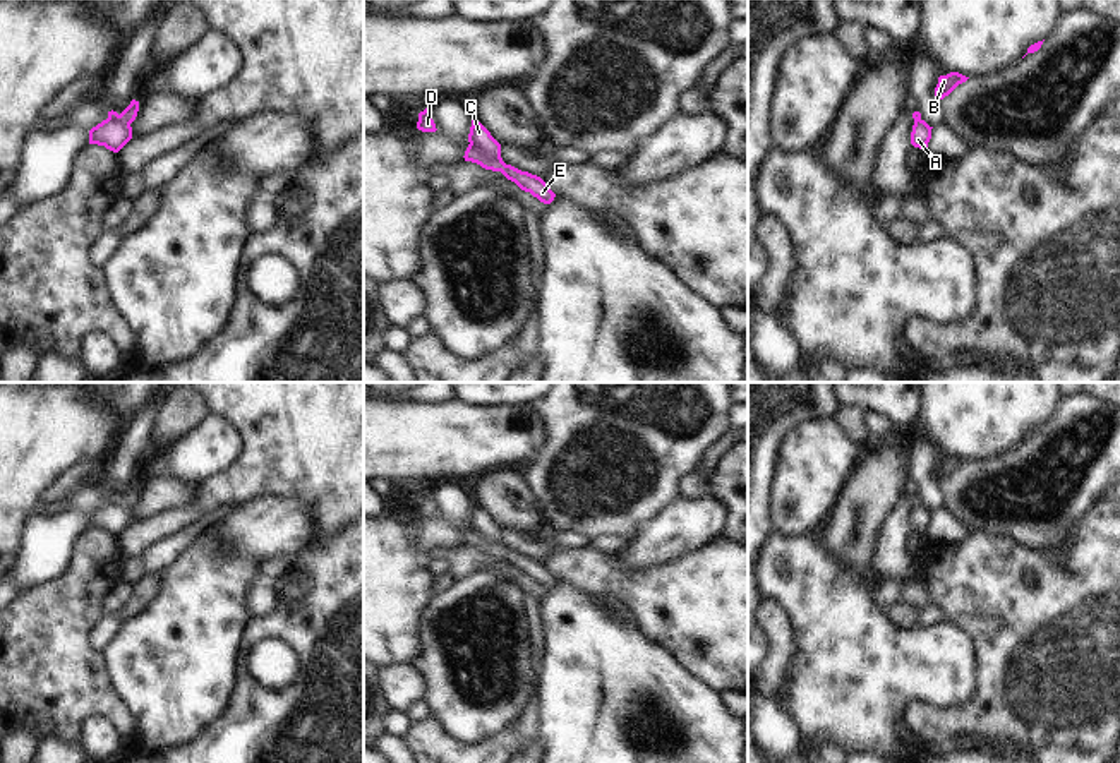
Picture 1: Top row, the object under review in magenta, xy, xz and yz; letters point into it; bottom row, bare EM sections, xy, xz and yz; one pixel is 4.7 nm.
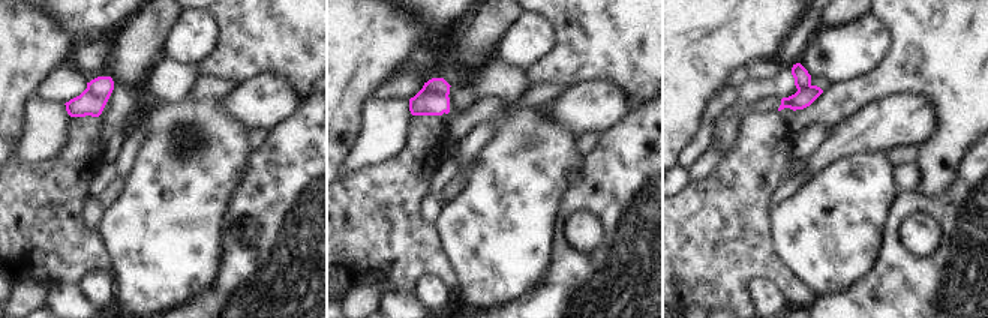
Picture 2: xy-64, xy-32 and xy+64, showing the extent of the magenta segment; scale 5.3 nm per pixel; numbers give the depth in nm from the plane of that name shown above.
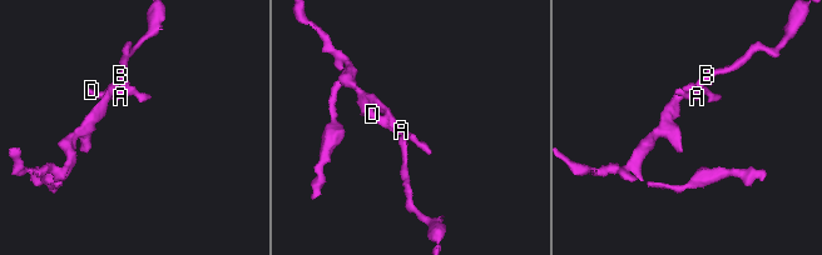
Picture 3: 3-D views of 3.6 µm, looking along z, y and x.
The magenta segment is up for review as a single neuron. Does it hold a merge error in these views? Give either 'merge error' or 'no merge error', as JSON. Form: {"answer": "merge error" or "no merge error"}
{"answer": "no merge error"}

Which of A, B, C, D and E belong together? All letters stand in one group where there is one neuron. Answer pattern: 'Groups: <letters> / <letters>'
Groups: A B C D E.

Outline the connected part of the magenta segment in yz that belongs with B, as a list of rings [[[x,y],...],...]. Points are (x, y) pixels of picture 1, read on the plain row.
[[[950,456],[947,460],[938,461],[938,468],[935,472],[935,480],[938,484],[943,484],[948,480],[959,468],[966,466],[969,461],[959,458],[959,456]]]

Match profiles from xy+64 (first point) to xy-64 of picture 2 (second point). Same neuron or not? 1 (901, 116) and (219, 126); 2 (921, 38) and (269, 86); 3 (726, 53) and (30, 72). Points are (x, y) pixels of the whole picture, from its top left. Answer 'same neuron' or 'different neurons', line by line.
1: different neurons
2: different neurons
3: same neuron

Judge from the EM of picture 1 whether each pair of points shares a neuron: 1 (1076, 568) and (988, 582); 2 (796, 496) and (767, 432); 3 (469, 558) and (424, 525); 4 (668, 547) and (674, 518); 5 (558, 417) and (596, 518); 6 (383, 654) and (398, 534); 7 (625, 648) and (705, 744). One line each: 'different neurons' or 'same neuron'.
1: same neuron
2: different neurons
3: different neurons
4: same neuron
5: same neuron
6: same neuron
7: same neuron

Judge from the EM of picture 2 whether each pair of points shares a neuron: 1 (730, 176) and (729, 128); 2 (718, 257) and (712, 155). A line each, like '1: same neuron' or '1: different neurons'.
1: different neurons
2: different neurons

